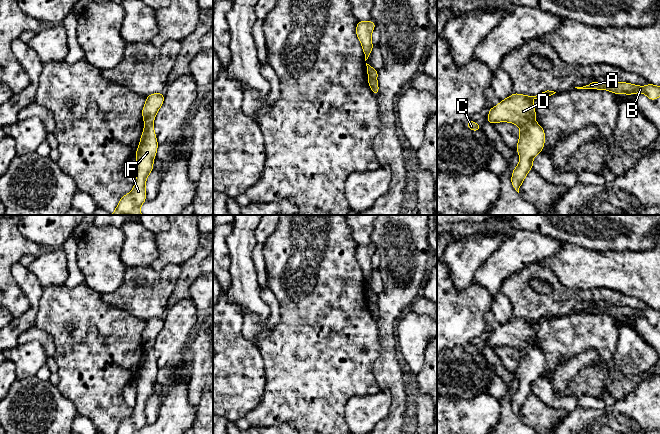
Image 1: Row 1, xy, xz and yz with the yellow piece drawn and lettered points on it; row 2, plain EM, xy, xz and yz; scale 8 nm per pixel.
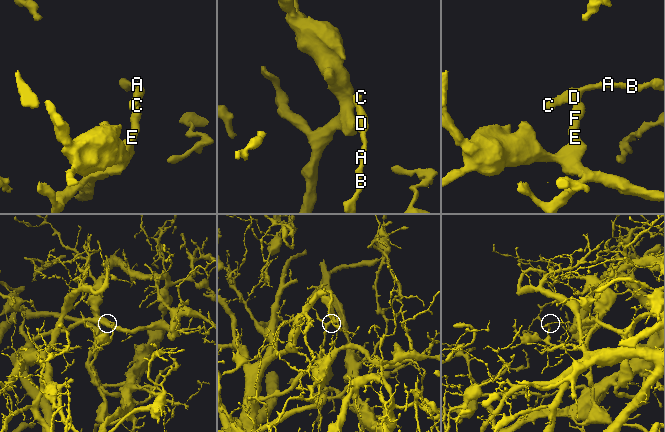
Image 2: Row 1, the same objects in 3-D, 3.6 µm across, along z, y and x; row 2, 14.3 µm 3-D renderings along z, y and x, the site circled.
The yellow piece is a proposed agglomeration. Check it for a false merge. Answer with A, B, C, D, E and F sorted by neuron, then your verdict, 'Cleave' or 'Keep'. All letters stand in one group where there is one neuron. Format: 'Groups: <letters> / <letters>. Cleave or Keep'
Groups: A B C D / E F. Cleave

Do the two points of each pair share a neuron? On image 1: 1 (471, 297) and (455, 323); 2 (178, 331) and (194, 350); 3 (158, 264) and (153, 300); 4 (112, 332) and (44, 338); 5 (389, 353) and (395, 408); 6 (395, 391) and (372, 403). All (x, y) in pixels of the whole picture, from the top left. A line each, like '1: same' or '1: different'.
1: same
2: different
3: different
4: different
5: same
6: different

